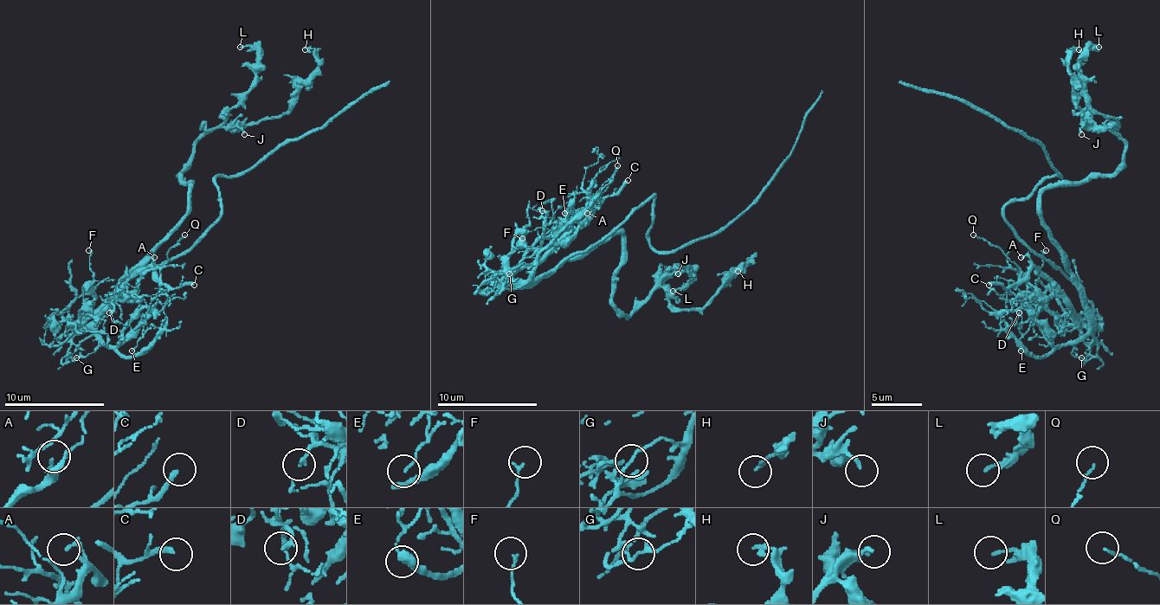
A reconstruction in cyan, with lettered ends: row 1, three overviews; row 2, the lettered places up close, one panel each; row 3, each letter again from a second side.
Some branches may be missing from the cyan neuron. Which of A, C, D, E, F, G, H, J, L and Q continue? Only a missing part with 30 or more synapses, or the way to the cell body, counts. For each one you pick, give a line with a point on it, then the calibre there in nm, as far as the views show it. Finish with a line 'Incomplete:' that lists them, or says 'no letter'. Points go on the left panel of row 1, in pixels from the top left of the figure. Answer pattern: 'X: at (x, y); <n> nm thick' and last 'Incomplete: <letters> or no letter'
Incomplete: no letter

